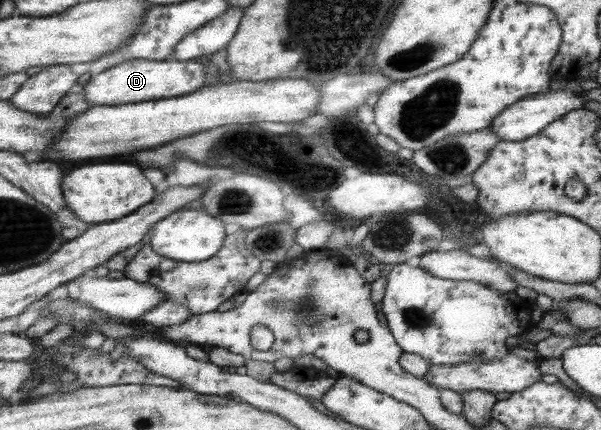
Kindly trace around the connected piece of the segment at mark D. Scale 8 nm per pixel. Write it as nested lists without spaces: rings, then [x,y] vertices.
[[[167,58],[160,61],[127,59],[101,74],[84,80],[87,100],[94,105],[119,106],[123,104],[150,102],[178,98],[193,94],[207,84],[207,70],[202,63],[178,61]]]

